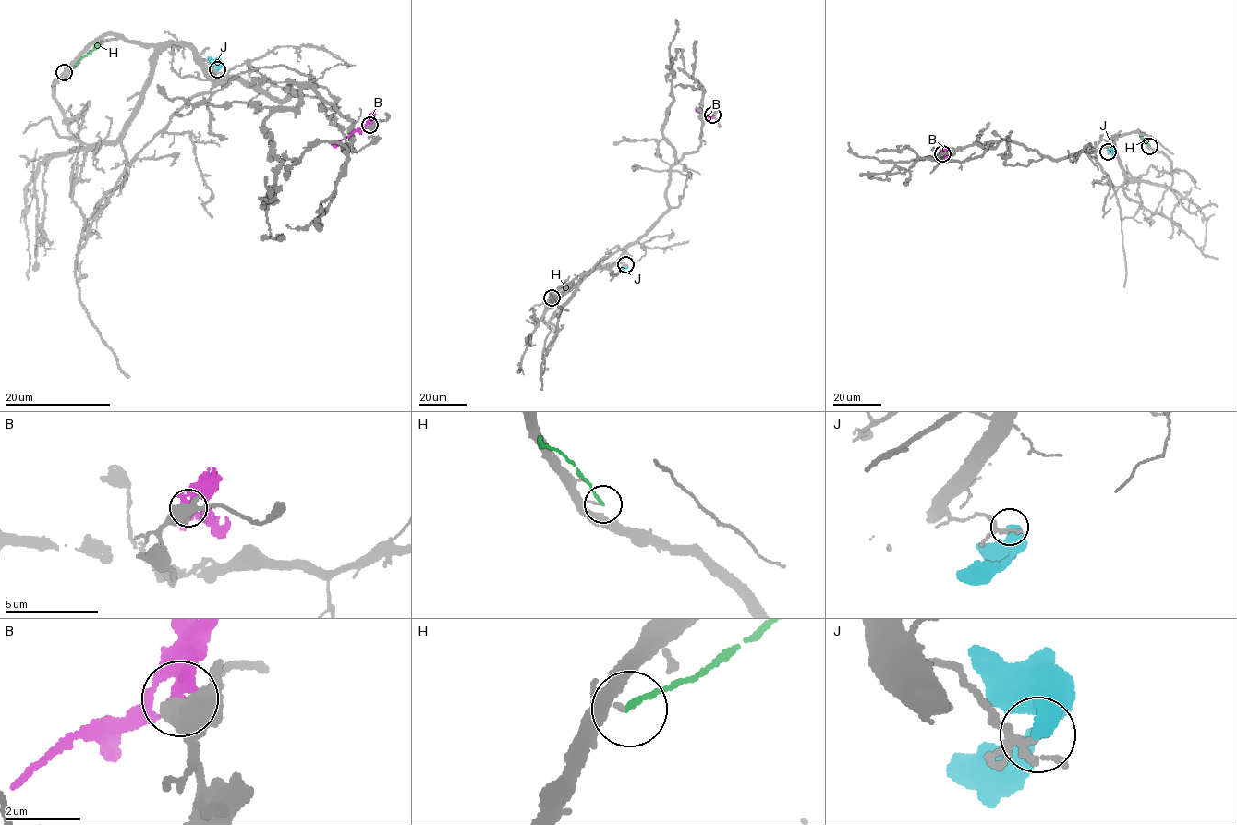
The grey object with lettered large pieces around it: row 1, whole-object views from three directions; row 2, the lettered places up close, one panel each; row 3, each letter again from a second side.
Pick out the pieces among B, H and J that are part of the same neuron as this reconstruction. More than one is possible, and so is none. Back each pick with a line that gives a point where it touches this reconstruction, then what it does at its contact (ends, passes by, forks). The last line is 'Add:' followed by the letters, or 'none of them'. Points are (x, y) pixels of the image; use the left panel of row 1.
Add: none of them

